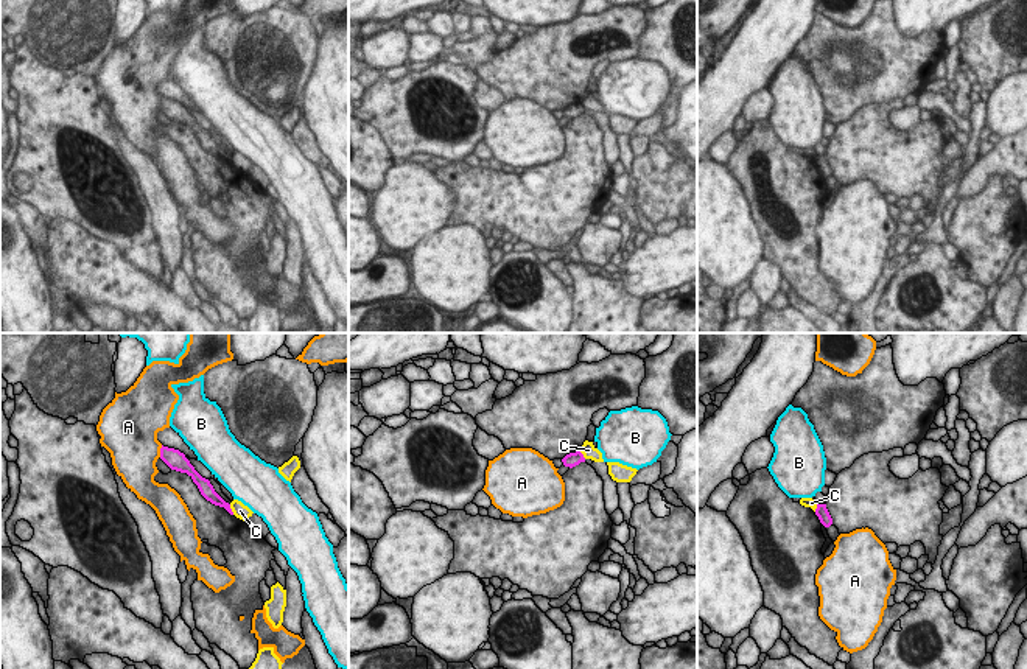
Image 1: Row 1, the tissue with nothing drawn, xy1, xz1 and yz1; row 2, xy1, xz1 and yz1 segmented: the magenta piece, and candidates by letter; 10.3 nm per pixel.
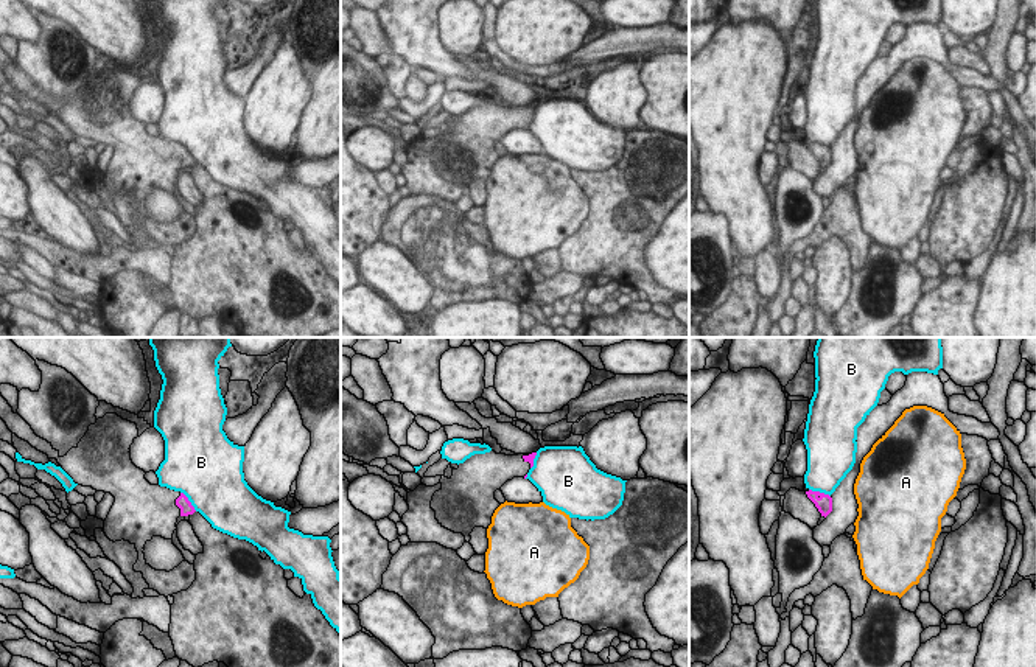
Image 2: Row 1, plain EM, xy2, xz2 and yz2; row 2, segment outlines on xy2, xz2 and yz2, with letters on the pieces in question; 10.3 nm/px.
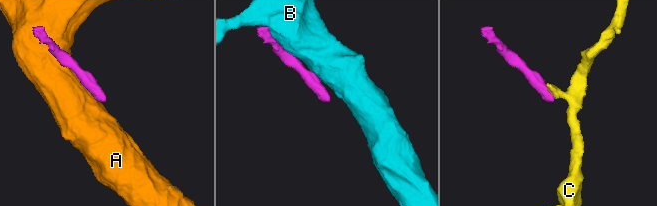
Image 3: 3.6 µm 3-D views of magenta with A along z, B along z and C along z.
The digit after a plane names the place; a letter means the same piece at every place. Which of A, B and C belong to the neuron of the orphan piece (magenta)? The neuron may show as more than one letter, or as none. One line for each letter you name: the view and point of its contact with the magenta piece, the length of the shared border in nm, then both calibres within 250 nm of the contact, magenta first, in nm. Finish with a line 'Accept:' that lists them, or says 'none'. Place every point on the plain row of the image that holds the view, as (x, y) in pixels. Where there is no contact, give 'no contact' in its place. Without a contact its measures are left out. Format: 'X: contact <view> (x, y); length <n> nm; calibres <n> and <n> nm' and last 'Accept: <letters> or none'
Accept: none

